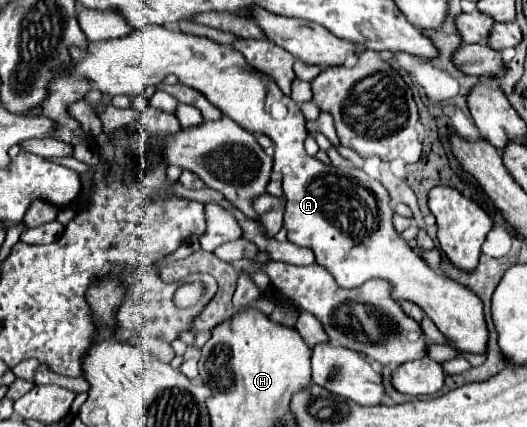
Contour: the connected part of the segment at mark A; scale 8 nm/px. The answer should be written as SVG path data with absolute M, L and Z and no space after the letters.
M145 26L141 30L133 30L131 34L109 40L109 42L89 42L85 50L73 50L73 58L77 58L77 70L69 74L69 78L53 78L53 90L49 90L49 98L45 98L45 114L47 118L53 118L57 126L57 140L67 144L79 144L85 134L79 128L79 124L67 114L67 106L79 98L83 98L91 90L101 90L103 94L111 96L129 96L135 98L143 92L147 86L157 86L163 82L167 74L177 74L179 82L185 86L193 86L195 90L203 92L211 104L215 104L225 116L233 118L237 124L241 124L249 132L263 132L267 134L275 144L275 170L283 174L283 194L287 198L285 206L285 228L287 238L291 242L297 242L299 246L309 246L315 252L317 264L325 266L339 286L343 288L355 288L361 286L369 278L385 278L393 284L393 298L395 300L411 300L423 308L423 312L433 320L433 324L453 340L453 348L461 352L473 352L473 354L485 354L485 342L489 342L489 330L483 316L481 298L473 294L473 290L465 290L459 282L453 282L451 278L435 272L429 268L429 264L409 248L409 244L399 236L399 232L393 228L393 208L391 198L385 186L381 186L379 180L367 176L359 168L335 168L319 162L317 158L309 156L303 148L303 140L307 136L305 130L305 116L301 114L301 108L297 102L293 102L291 96L281 94L279 86L269 78L267 74L261 74L259 70L253 70L245 58L233 50L231 46L215 44L209 38L191 36L183 32L173 32L163 26Z

